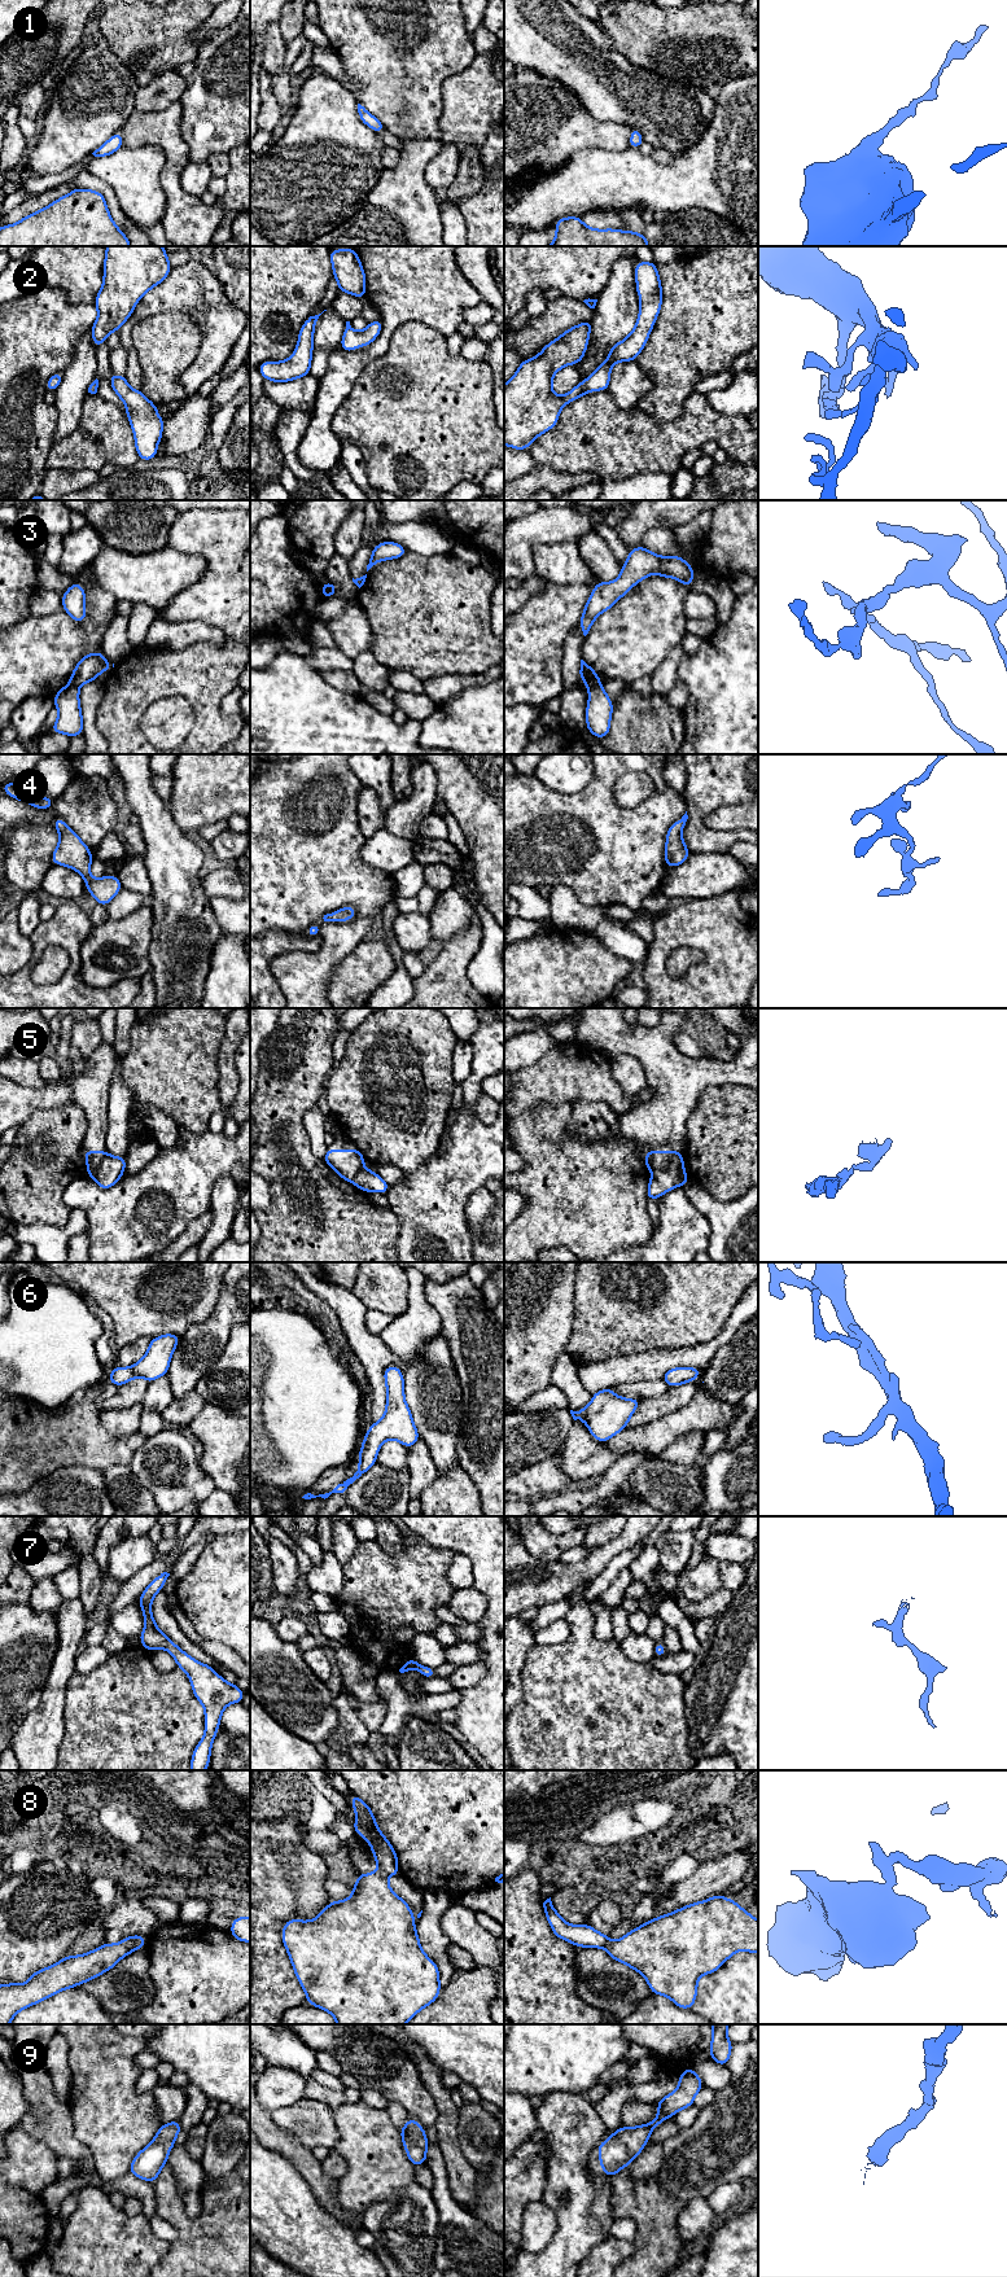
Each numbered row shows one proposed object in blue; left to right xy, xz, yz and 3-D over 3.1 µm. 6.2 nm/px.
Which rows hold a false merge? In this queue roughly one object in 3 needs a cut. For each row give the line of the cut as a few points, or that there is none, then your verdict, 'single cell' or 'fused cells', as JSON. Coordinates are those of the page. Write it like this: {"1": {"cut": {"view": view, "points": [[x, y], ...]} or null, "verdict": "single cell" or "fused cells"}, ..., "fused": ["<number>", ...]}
{"1": {"cut": null, "verdict": "single cell"}, "2": {"cut": null, "verdict": "single cell"}, "3": {"cut": {"view": "yz", "points": [[599, 682], [589, 686]]}, "verdict": "fused cells"}, "4": {"cut": null, "verdict": "single cell"}, "5": {"cut": {"view": "yz", "points": [[681, 1154], [675, 1155], [665, 1167], [652, 1173]]}, "verdict": "fused cells"}, "6": {"cut": null, "verdict": "single cell"}, "7": {"cut": null, "verdict": "single cell"}, "8": {"cut": {"view": "xy", "points": [[127, 1938], [134, 1949]]}, "verdict": "fused cells"}, "9": {"cut": null, "verdict": "single cell"}, "fused": ["3", "5", "8"]}

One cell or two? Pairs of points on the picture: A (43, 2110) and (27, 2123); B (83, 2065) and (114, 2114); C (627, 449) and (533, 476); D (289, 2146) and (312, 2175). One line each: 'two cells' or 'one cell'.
A: one cell
B: one cell
C: two cells
D: one cell

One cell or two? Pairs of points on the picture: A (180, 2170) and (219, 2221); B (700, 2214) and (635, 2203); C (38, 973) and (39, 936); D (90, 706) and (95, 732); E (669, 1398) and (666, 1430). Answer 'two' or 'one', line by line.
A: two
B: two
C: two
D: one
E: two

